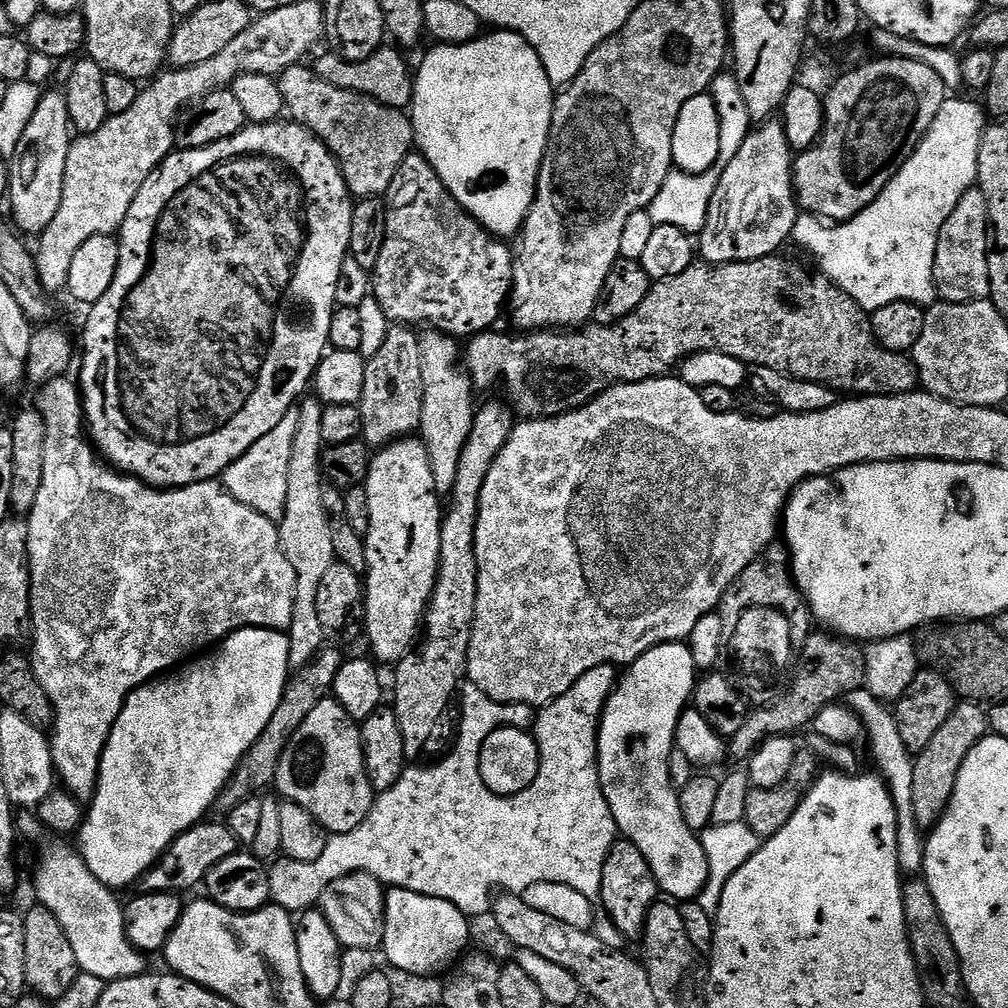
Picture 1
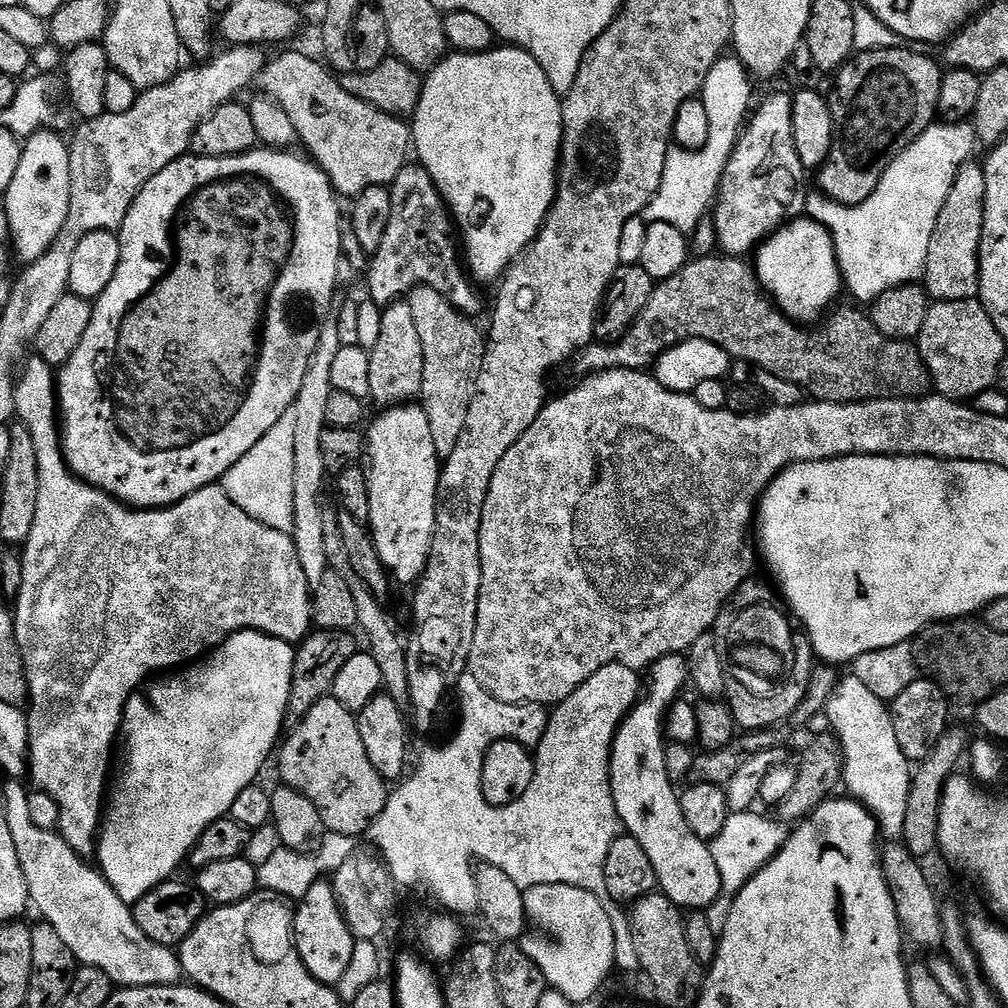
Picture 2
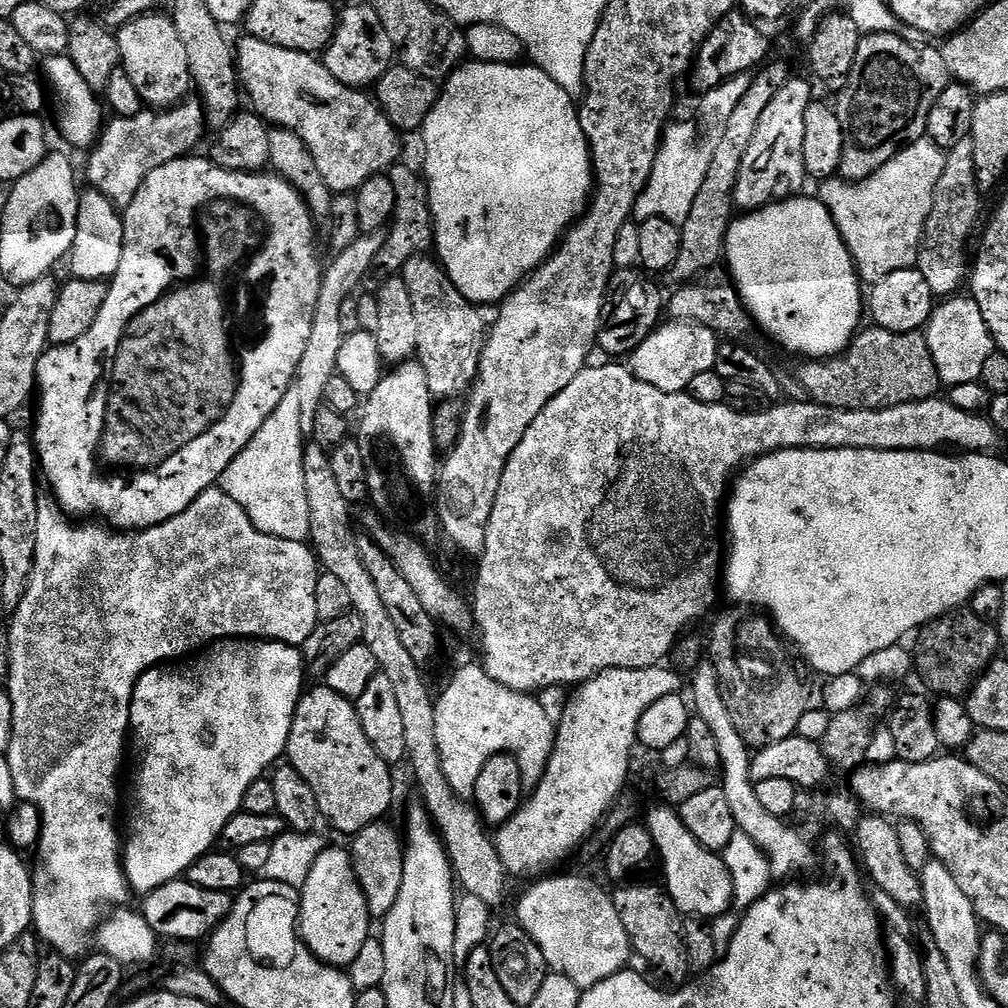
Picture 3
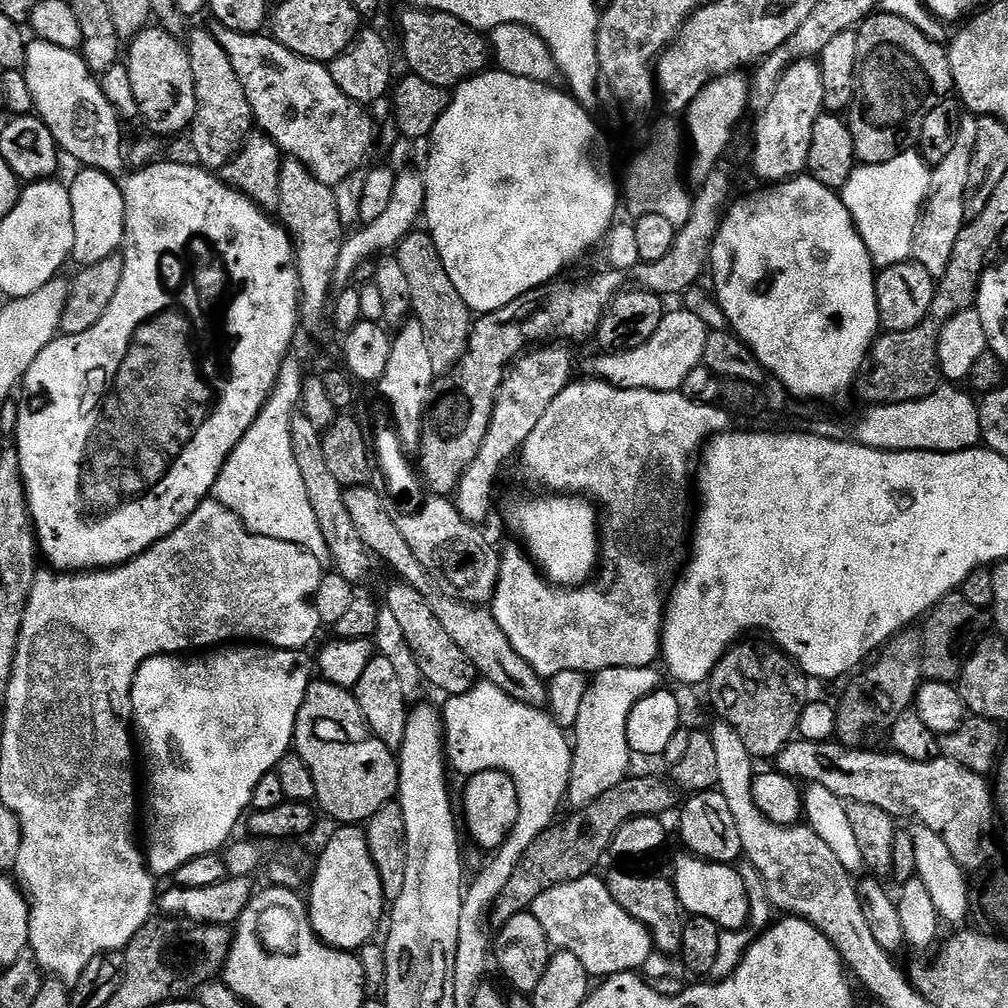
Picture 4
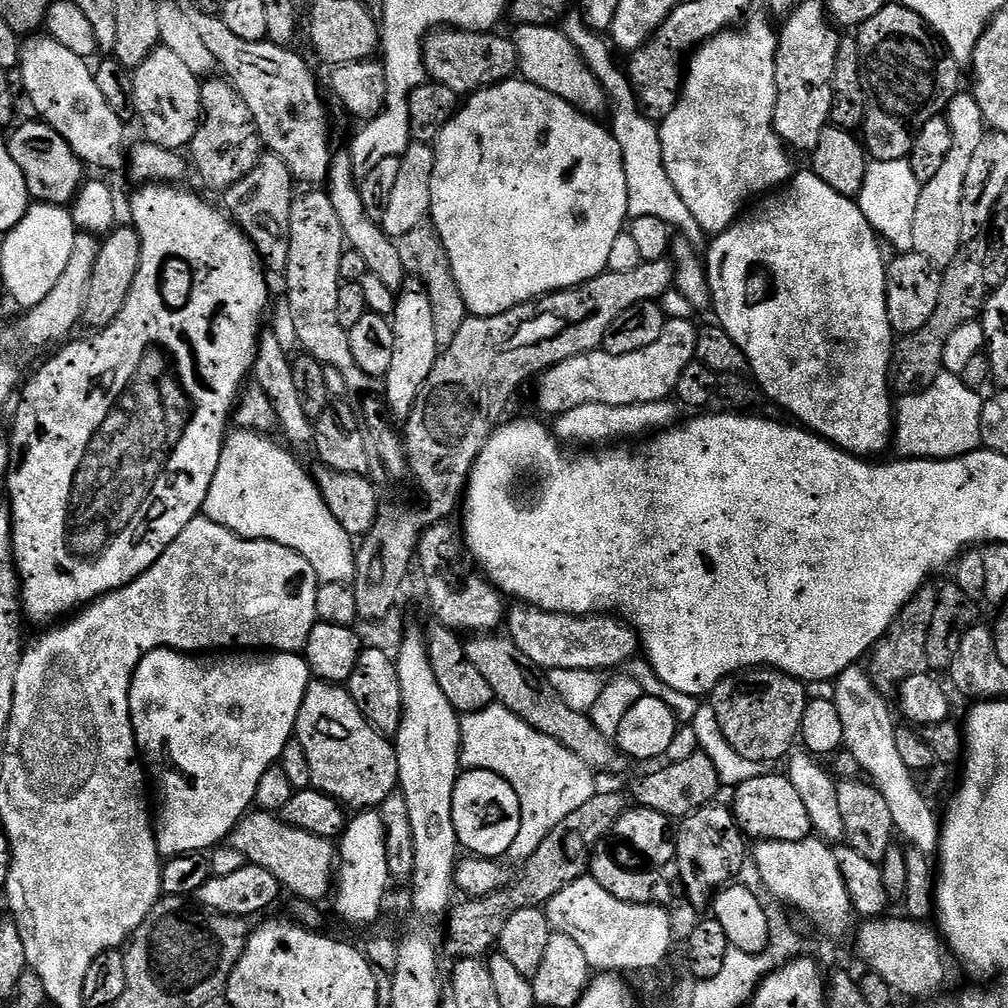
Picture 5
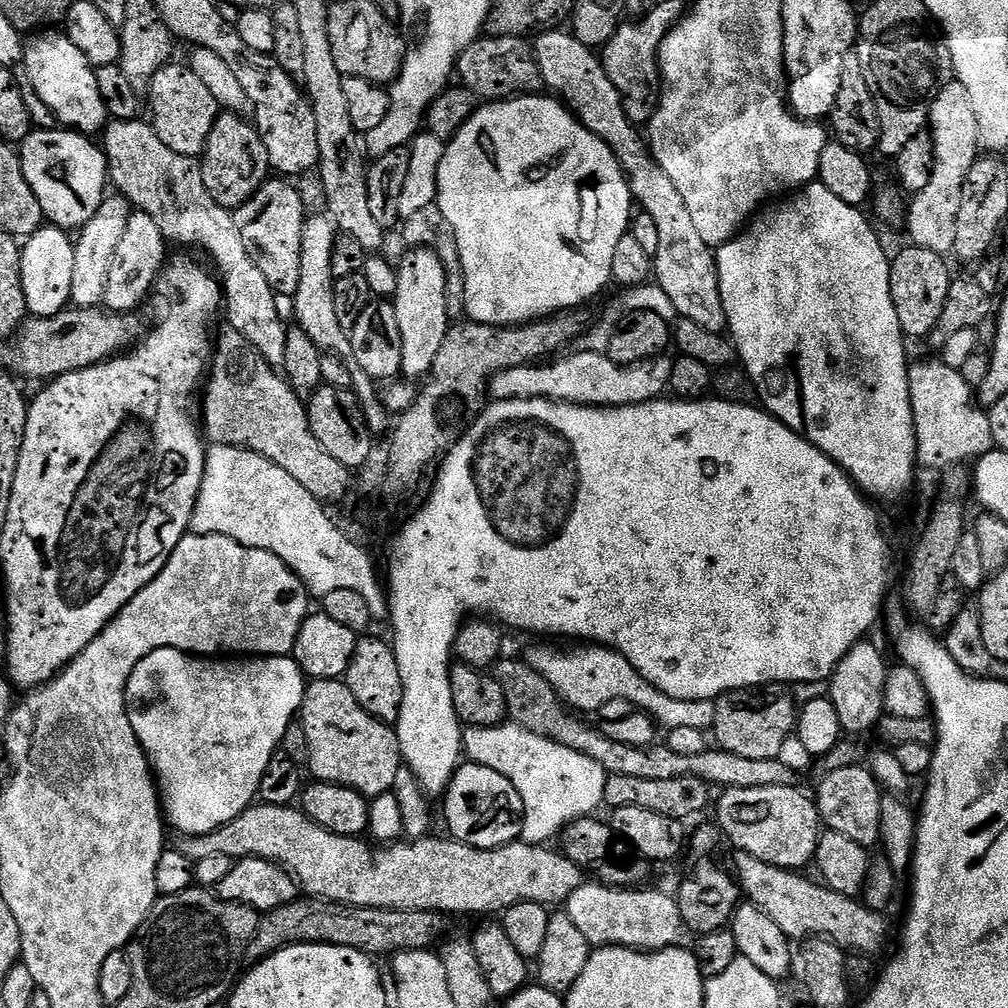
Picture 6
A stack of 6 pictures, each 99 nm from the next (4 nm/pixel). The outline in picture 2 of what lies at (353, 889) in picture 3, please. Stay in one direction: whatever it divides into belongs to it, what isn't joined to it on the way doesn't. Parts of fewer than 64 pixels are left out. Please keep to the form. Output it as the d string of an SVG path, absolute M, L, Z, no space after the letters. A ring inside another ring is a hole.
M317 882L310 886L307 894L295 905L292 935L306 970L310 970L315 980L329 986L339 985L342 973L350 966L357 938L344 917L344 911L340 909L331 883Z

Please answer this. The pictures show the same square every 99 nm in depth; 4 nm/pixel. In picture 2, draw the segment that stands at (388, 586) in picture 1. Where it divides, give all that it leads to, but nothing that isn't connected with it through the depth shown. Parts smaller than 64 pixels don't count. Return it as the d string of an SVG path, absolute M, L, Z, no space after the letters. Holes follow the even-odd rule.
M409 402L393 406L383 409L379 414L381 416L372 425L369 423L366 428L366 459L362 464L370 498L370 518L366 523L372 533L374 546L378 550L378 558L382 558L382 566L390 573L391 579L397 585L415 585L423 577L428 555L432 553L432 539L436 529L436 495L442 457L438 450L434 450L430 418L426 418L419 403Z

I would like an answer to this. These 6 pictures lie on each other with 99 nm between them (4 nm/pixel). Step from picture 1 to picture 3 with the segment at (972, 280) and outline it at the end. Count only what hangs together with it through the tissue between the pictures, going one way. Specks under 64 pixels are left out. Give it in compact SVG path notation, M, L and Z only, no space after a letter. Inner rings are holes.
M971 139L958 142L958 146L947 153L944 173L936 187L936 193L932 199L932 209L928 215L928 221L924 227L924 236L920 239L920 253L915 262L915 267L920 269L922 278L930 286L933 297L948 298L959 293L960 288L965 287L970 276L970 252L968 256L968 239L972 236L972 231L976 228L976 223L980 220L980 199L982 193L976 184L974 174L974 146Z

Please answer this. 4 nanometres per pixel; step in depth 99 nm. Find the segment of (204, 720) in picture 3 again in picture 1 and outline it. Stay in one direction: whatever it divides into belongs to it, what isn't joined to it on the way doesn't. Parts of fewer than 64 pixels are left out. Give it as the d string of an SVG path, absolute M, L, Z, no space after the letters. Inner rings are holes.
M243 628L230 633L225 640L221 640L219 644L215 645L214 650L205 651L203 654L189 659L179 670L173 671L163 678L153 678L147 684L142 684L131 692L122 706L122 714L118 714L118 722L114 722L114 730L110 730L110 738L106 742L100 759L100 777L96 783L96 792L87 805L86 815L78 833L80 857L84 859L90 874L94 874L94 878L98 878L107 888L113 890L121 890L120 888L134 883L135 880L137 883L159 862L161 854L177 838L207 817L204 815L211 810L212 804L214 808L219 801L221 792L232 779L232 775L236 773L240 760L250 750L250 746L254 746L254 742L258 742L262 730L266 730L266 722L270 722L270 718L274 718L274 710L278 710L278 702L282 702L284 688L290 683L289 658L290 646L285 633L275 632L273 628Z

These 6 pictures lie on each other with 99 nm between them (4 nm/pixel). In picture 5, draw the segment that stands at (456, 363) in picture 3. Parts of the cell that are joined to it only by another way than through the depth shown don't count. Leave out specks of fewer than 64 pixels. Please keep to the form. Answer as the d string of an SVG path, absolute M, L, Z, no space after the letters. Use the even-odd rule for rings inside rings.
M431 223L419 224L414 226L414 230L410 230L410 234L399 237L398 254L402 254L402 266L405 273L411 274L426 285L428 296L431 297L434 306L438 342L441 346L448 345L454 338L454 334L462 330L462 322L468 319L470 313L462 298L462 290L458 288L458 282L452 273L450 258L444 249L442 238Z

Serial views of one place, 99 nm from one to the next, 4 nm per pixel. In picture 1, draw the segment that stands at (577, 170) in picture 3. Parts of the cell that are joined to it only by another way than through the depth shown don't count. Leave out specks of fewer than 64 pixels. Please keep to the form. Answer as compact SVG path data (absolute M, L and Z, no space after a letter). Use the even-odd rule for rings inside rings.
M492 30L487 34L481 34L469 44L436 44L424 56L420 68L414 72L414 94L410 105L410 119L412 122L412 134L415 147L421 156L425 156L434 166L438 178L450 190L450 194L469 214L480 223L485 230L491 232L497 238L515 237L520 229L524 227L524 219L528 217L528 211L532 209L532 203L536 197L536 183L540 177L540 167L544 161L544 151L548 148L550 138L550 126L552 125L552 111L556 105L554 85L546 74L534 46L526 42L517 32L506 32L503 30Z

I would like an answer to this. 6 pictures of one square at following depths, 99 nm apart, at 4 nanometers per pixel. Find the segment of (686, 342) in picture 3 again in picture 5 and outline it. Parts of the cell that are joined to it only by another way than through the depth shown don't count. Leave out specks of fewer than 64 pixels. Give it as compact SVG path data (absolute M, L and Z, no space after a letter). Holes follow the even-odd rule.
M669 319L664 325L662 338L634 354L610 354L603 350L578 354L578 358L566 358L558 366L548 368L538 377L536 404L552 418L569 412L583 404L606 406L634 406L646 402L669 399L682 378L682 370L696 359L698 328L688 320Z

